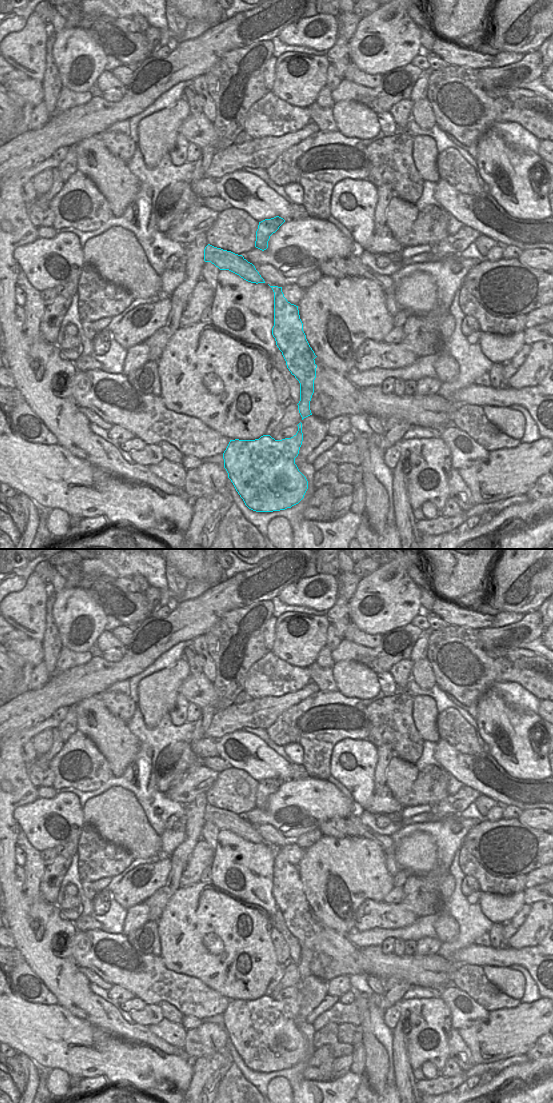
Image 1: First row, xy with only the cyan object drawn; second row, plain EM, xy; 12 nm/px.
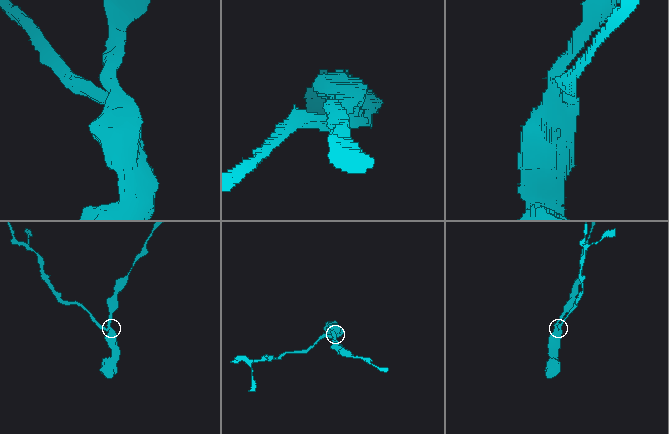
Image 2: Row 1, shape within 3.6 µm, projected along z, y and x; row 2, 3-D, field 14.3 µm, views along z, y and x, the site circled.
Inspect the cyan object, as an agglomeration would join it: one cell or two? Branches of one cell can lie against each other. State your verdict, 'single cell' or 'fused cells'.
fused cells

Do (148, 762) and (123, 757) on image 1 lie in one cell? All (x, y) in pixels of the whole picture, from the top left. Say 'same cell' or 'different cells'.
different cells

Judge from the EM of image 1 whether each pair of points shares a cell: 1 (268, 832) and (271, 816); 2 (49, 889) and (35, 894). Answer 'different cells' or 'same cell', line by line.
1: different cells
2: different cells

